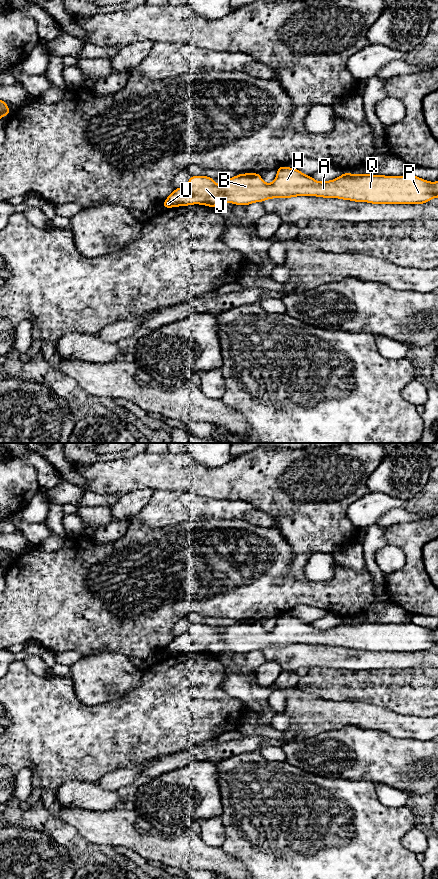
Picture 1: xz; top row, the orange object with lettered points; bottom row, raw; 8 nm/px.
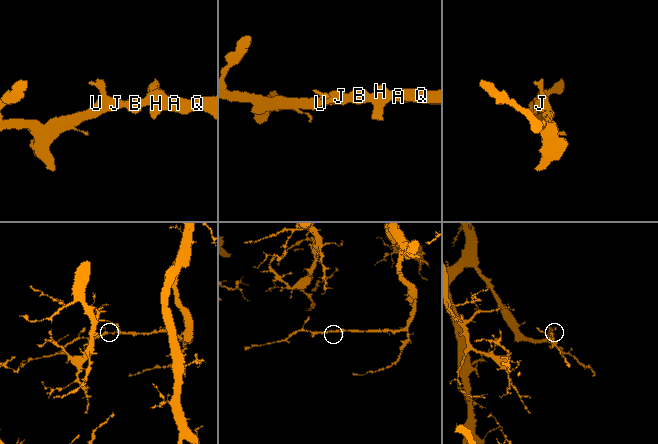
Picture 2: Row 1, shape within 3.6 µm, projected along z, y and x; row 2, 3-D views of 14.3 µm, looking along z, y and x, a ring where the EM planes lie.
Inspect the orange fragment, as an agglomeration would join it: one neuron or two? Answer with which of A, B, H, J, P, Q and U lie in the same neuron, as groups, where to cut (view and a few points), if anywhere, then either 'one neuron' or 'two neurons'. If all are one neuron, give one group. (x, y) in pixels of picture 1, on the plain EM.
A B H J P Q U; no cut; one neuron

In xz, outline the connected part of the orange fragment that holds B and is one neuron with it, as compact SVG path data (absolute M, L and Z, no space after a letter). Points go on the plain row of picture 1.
M281 614L277 617L277 624L271 632L265 631L259 621L239 622L233 626L226 627L226 631L222 634L217 633L215 627L207 624L191 624L185 634L175 637L165 647L163 656L192 652L207 653L213 656L226 650L237 653L249 653L271 646L290 646L295 644L340 646L372 652L423 652L438 645L438 629L432 631L412 622L407 624L383 624L344 621L334 628L319 630L295 616Z

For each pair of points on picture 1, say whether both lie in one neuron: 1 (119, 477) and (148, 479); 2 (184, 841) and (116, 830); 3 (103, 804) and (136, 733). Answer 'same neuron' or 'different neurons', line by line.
1: same neuron
2: same neuron
3: different neurons

